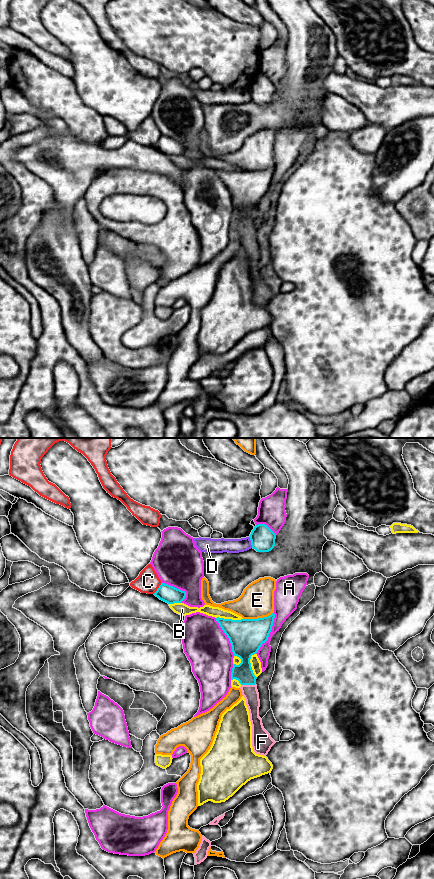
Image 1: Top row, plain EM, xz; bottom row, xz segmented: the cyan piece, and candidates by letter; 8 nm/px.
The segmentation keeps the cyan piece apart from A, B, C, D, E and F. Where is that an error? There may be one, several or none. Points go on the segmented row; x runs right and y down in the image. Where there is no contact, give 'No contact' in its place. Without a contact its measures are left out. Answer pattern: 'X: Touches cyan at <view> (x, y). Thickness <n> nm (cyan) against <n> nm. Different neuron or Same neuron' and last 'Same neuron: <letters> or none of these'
A: Touches cyan at xz (269, 633). Thickness 280 nm (cyan) against 170 nm. Different neuron
B: Touches cyan at xz (229, 619). Thickness 280 nm (cyan) against 80 nm. Different neuron
C: Touches cyan at xz (158, 588). Thickness 140 nm (cyan) against 180 nm. Different neuron
D: Touches cyan at xz (251, 542). Thickness 190 nm (cyan) against 110 nm. Different neuron
E: Touches cyan at xz (258, 618). Thickness 280 nm (cyan) against 280 nm. Different neuron
F: Touches cyan at xz (248, 684). Thickness 150 nm (cyan) against 120 nm. Same neuron
Same neuron: F

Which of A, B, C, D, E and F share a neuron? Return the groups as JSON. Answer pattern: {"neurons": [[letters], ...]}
{"neurons": [["A"], ["B"], ["C"], ["D"], ["E"], ["F"]]}

